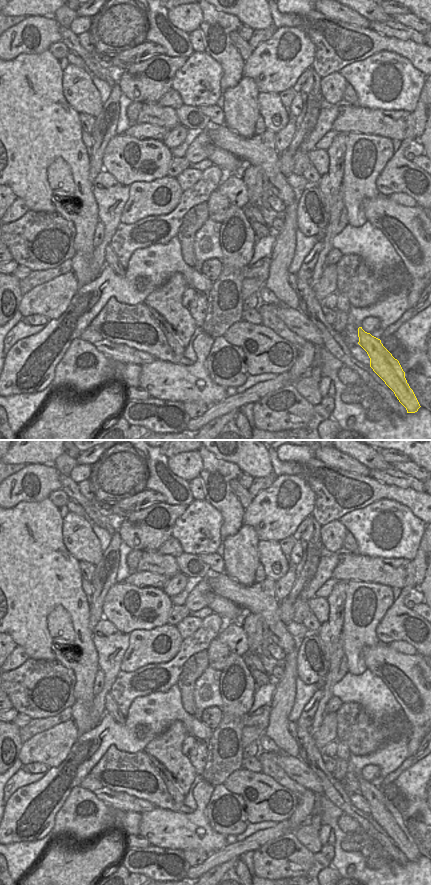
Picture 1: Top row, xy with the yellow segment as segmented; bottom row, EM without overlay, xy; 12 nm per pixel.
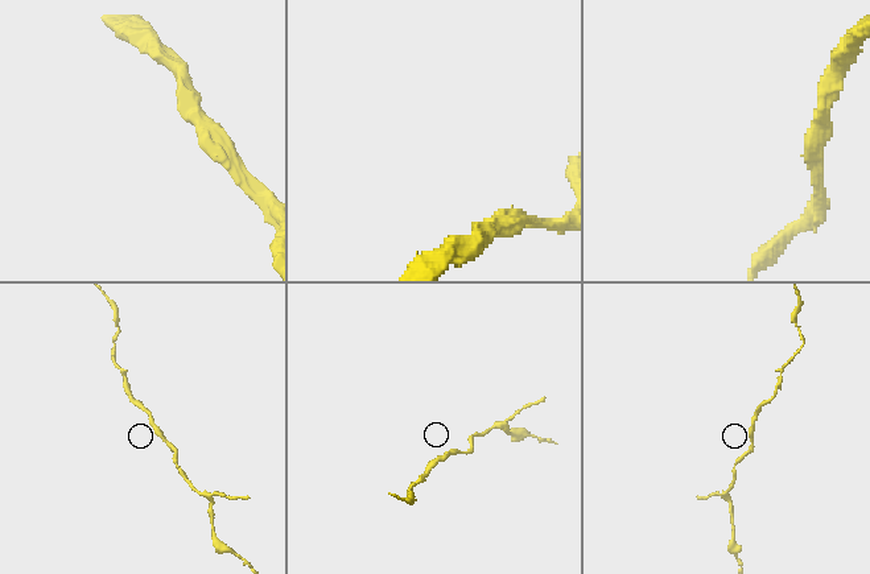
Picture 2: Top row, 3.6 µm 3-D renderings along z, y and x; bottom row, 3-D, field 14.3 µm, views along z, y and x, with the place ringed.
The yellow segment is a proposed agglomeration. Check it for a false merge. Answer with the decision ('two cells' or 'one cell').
one cell

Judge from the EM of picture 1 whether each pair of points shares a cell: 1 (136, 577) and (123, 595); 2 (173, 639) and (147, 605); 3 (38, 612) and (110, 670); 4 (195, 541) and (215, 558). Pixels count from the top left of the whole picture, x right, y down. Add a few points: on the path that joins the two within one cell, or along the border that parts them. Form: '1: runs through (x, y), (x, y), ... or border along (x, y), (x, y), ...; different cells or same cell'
1: border along (123, 582), (138, 587), (153, 588); different cells
2: border along (166, 623), (148, 630), (140, 629); different cells
3: border along (92, 637), (97, 654), (97, 664), (100, 669); different cells
4: border along (219, 550), (204, 552), (198, 555); different cells

